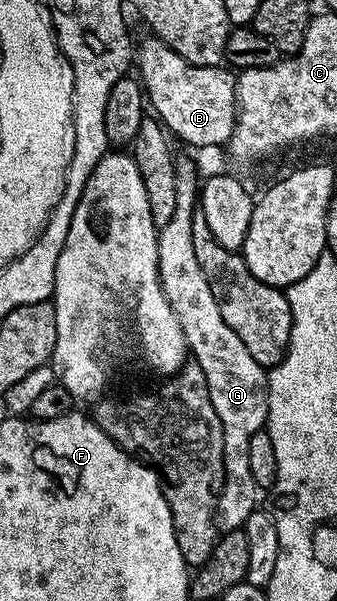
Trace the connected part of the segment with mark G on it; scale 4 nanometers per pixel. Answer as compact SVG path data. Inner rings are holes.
M184 165L178 167L176 177L176 213L172 213L172 221L164 225L158 232L158 276L166 294L168 305L172 305L172 313L180 321L184 329L184 337L193 362L204 369L204 377L208 381L208 397L212 397L212 409L216 409L216 417L222 422L224 433L224 473L222 491L218 497L217 518L226 529L238 529L245 524L246 518L259 506L260 488L252 477L252 464L248 461L248 441L257 431L263 430L268 413L268 397L266 396L267 368L261 367L244 349L244 341L232 333L232 329L220 317L220 305L212 293L206 280L206 274L196 261L196 248L192 245L192 217L196 214L196 204L200 199L200 179L194 176L194 171Z

